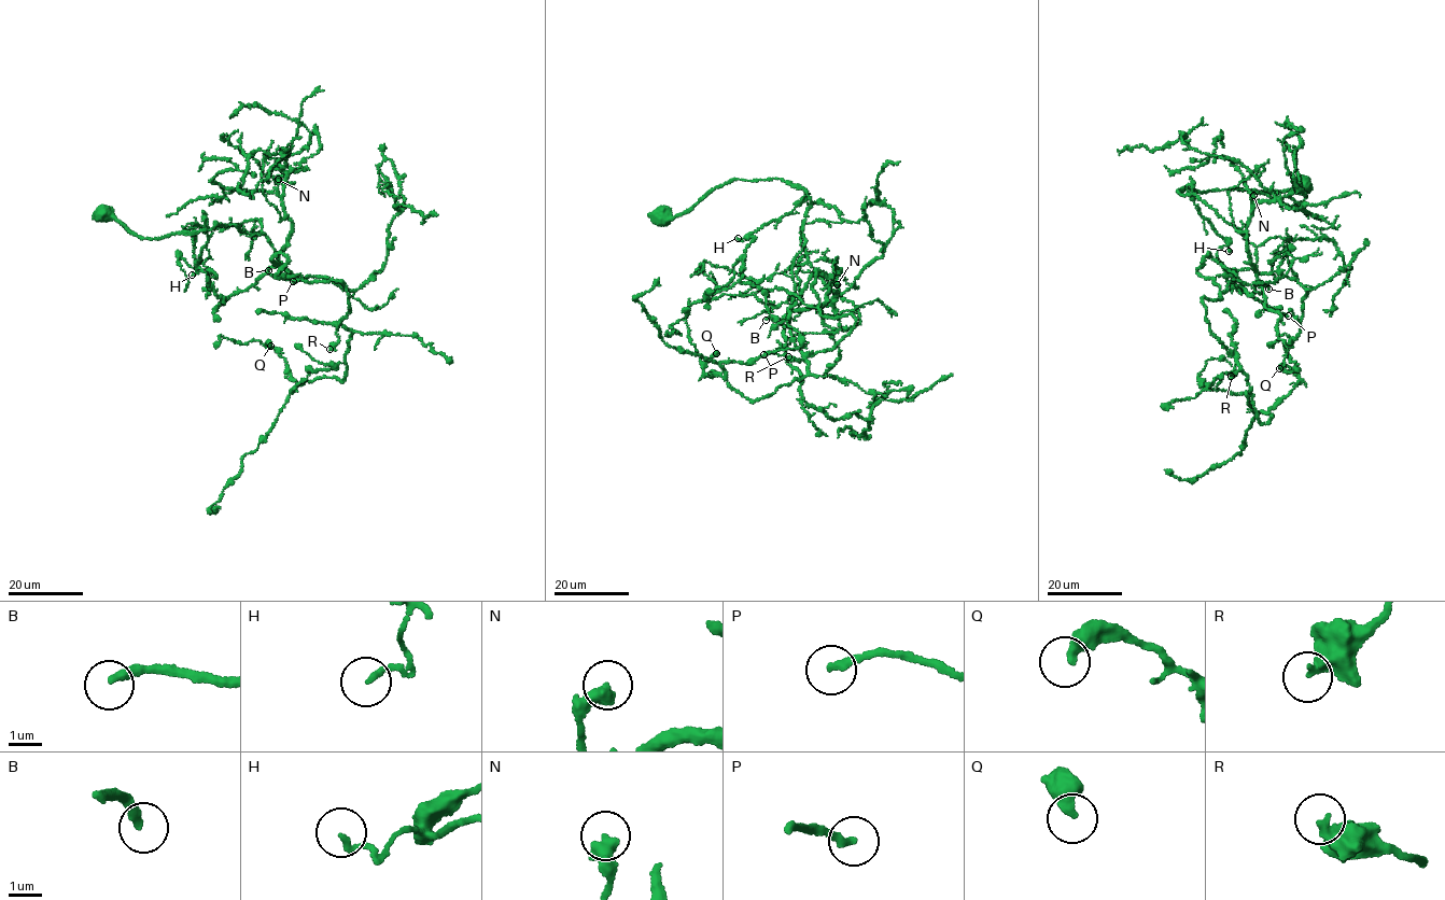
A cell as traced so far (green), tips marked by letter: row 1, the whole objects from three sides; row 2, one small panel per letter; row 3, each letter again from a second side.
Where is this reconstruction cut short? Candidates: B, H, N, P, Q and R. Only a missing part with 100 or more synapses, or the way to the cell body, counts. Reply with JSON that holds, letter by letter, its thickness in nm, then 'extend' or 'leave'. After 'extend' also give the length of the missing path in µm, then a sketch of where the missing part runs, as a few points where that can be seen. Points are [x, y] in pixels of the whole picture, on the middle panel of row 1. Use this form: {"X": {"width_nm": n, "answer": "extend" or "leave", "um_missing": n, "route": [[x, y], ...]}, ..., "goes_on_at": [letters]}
{"B": {"width_nm": 280, "answer": "extend", "um_missing": 45, "route": [[766, 320], [758, 321], [718, 366], [690, 367], [691, 370], [690, 364], [698, 356]]}, "H": {"width_nm": 160, "answer": "leave"}, "N": {"width_nm": 480, "answer": "leave"}, "P": {"width_nm": 240, "answer": "leave"}, "Q": {"width_nm": 480, "answer": "leave"}, "R": {"width_nm": 440, "answer": "leave"}, "goes_on_at": ["B"]}

